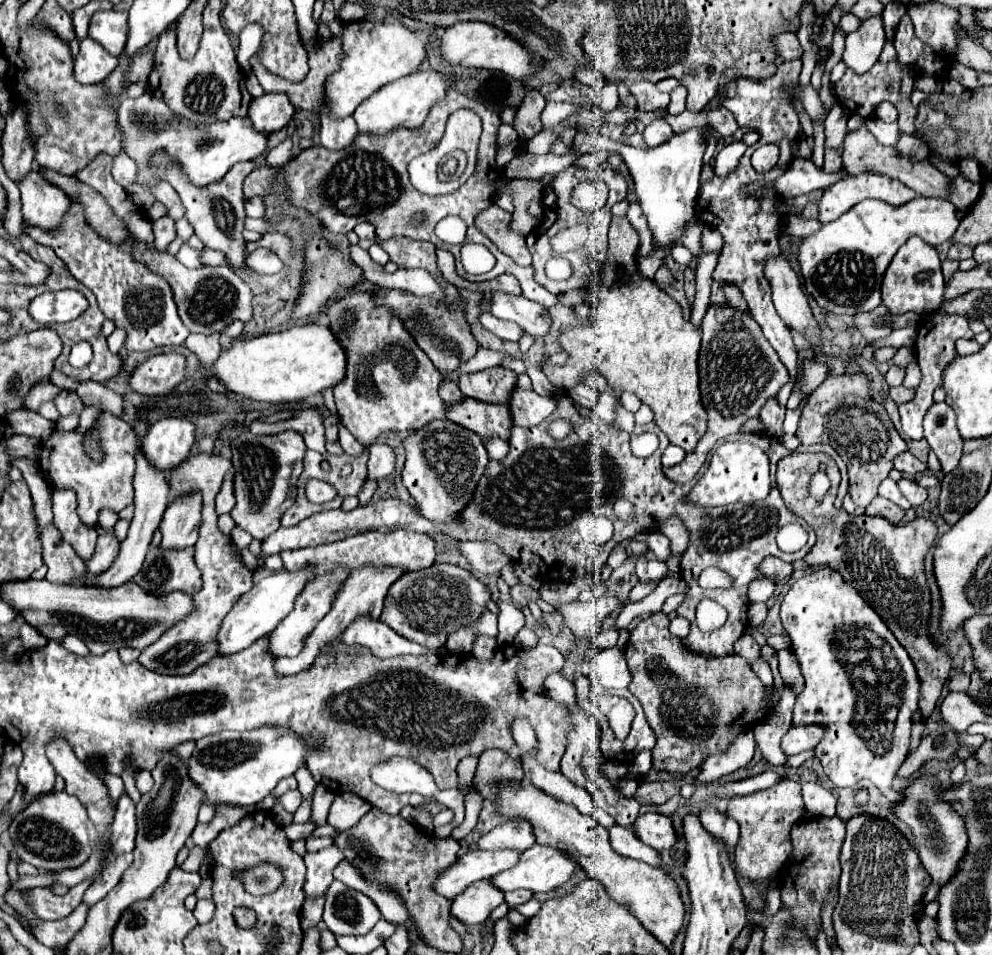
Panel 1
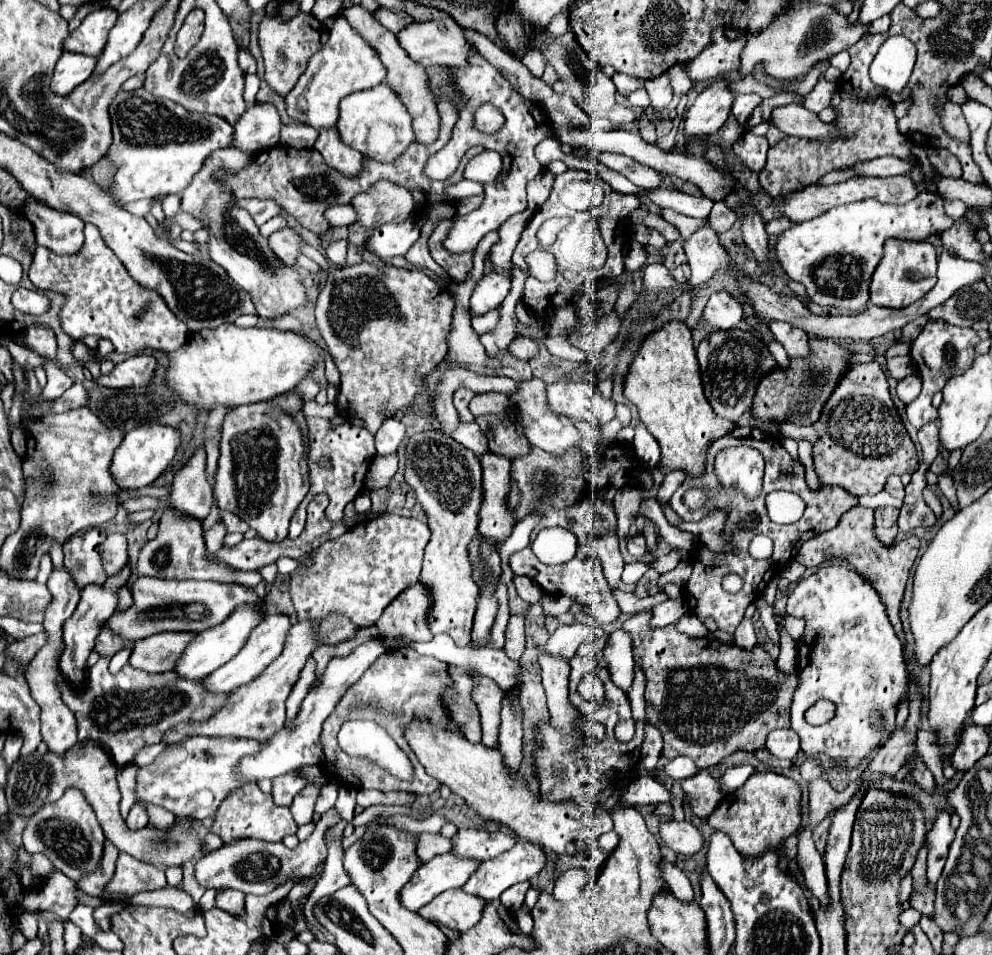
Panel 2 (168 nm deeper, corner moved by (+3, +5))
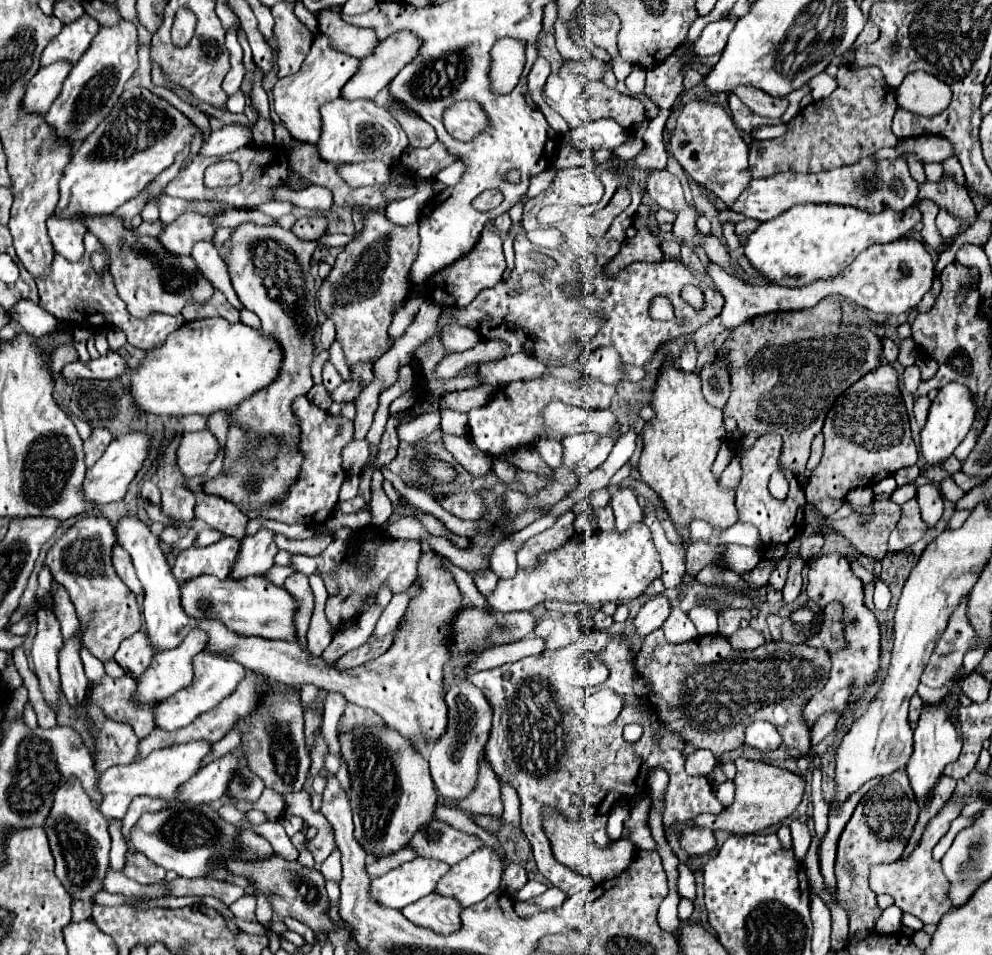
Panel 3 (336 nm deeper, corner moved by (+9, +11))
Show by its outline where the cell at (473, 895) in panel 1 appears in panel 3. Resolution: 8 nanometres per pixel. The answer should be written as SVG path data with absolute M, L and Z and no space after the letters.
M436 892L416 900L414 904L402 910L402 914L412 924L428 928L438 934L452 934L460 930L460 912L462 912L462 906L456 900L444 898Z

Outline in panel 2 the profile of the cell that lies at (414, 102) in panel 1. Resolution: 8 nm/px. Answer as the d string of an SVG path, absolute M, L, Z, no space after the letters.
M386 82L346 96L340 102L340 118L336 128L348 146L378 162L392 162L414 140L412 116L400 96Z

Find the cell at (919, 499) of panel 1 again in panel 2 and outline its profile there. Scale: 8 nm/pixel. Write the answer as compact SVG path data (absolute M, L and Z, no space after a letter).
M924 488L924 500L926 500L926 504L932 508L932 512L936 514L936 516L940 516L942 514L942 506L940 506L940 500L938 500L938 496L930 490L930 488Z

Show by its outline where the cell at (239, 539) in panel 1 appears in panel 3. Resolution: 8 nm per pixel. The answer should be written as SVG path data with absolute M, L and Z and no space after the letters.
M206 494L196 504L196 518L222 532L224 536L232 536L236 540L242 540L246 536L248 518L230 500L222 500L220 496Z

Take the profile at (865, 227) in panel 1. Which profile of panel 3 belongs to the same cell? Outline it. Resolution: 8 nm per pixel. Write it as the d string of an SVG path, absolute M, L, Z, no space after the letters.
M800 204L788 212L762 222L746 240L744 254L754 270L770 284L804 286L816 278L832 278L850 266L860 252L872 244L886 244L902 238L920 222L916 206L904 212L884 210L870 214L850 206L834 204Z

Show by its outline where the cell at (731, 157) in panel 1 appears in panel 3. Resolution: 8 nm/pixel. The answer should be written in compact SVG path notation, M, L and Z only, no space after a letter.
M822 72L822 74L818 74L816 78L812 78L812 82L810 82L812 92L810 92L810 96L812 96L814 100L822 100L822 98L830 96L830 94L836 90L836 86L838 86L836 78L832 78L832 76L828 76L828 74Z

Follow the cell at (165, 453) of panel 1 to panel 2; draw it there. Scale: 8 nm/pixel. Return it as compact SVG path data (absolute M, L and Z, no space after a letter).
M150 422L146 426L134 428L132 432L126 434L126 438L122 440L122 444L118 446L118 450L114 454L110 470L122 488L136 490L142 486L150 486L170 466L178 448L180 448L180 432L174 430L174 426L162 426L162 424Z

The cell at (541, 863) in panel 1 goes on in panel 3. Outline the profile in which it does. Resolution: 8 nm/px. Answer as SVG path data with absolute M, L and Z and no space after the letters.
M480 848L460 860L460 864L450 866L444 878L436 884L434 892L454 898L462 904L462 908L468 908L500 888L504 868L506 860L502 860L494 850Z

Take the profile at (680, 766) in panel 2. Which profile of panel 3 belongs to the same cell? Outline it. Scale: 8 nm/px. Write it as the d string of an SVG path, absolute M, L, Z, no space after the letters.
M696 750L686 758L686 772L688 774L710 774L716 766L716 758L710 750Z

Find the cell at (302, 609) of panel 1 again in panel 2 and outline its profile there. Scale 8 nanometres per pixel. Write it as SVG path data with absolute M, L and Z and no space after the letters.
M278 612L276 614L266 614L264 622L250 634L250 638L244 644L244 648L230 662L226 662L218 670L214 670L210 676L206 676L206 680L204 680L206 682L206 688L210 692L232 694L238 686L252 682L266 666L270 666L270 662L274 658L278 658L278 654L282 654L282 646L284 646L286 638L288 638L290 626L292 626L292 620L290 620L288 614L278 614Z

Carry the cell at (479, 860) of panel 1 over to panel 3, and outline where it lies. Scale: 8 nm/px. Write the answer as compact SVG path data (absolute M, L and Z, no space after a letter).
M414 858L388 874L370 880L370 898L386 908L402 910L404 906L428 896L438 880L448 872L448 864L432 858Z

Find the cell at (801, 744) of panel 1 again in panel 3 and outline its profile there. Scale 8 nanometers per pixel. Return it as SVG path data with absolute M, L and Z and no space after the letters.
M756 720L756 724L746 728L746 744L758 750L776 750L782 744L782 738L772 724Z

